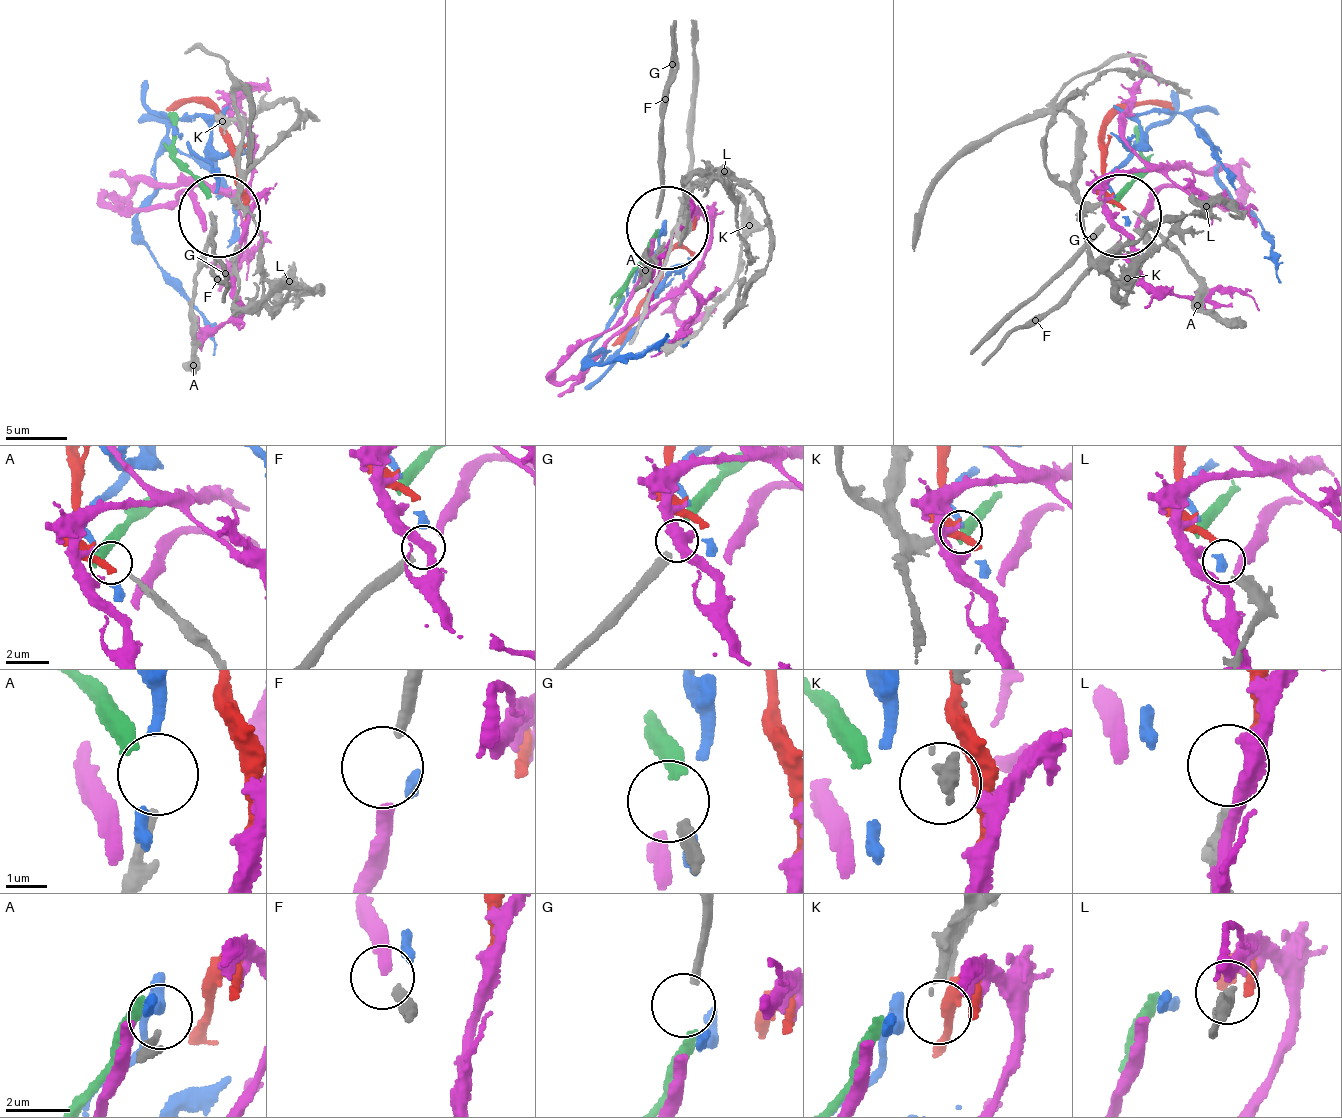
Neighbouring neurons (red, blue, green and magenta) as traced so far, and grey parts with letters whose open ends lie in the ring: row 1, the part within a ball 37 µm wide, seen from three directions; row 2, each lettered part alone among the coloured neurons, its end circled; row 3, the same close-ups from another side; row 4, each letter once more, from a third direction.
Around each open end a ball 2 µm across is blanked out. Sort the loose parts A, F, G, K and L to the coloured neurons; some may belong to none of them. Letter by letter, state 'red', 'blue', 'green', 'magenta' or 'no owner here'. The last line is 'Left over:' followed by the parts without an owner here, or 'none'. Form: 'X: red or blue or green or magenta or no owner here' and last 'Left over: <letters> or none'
A: no owner here
F: magenta
G: green
K: no owner here
L: red
Left over: A, K

